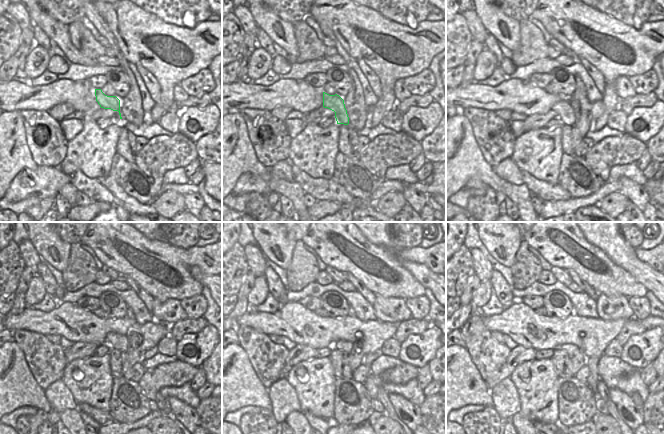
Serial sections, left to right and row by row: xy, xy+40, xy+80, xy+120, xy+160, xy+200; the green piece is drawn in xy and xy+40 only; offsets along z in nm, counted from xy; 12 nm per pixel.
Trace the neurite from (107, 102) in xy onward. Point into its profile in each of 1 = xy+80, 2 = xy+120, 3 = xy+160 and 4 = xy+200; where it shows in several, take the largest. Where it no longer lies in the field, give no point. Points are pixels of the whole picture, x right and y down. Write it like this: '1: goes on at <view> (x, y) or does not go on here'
1: goes on at xy+80 (565, 113)
2: goes on at xy+120 (115, 340)
3: goes on at xy+160 (346, 346)
4: goes on at xy+200 (569, 348)

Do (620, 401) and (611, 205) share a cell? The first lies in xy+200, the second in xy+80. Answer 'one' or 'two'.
two

